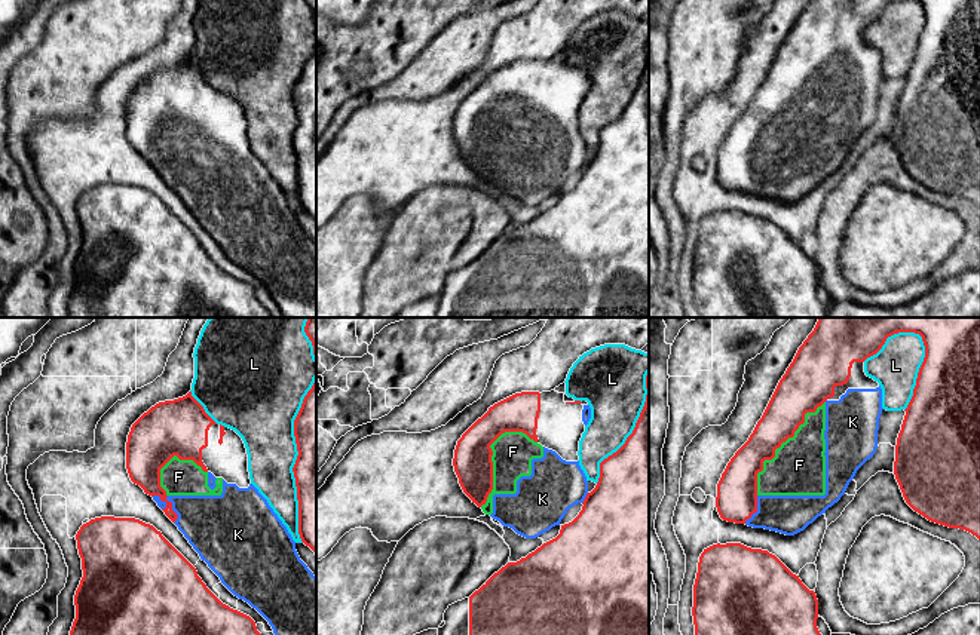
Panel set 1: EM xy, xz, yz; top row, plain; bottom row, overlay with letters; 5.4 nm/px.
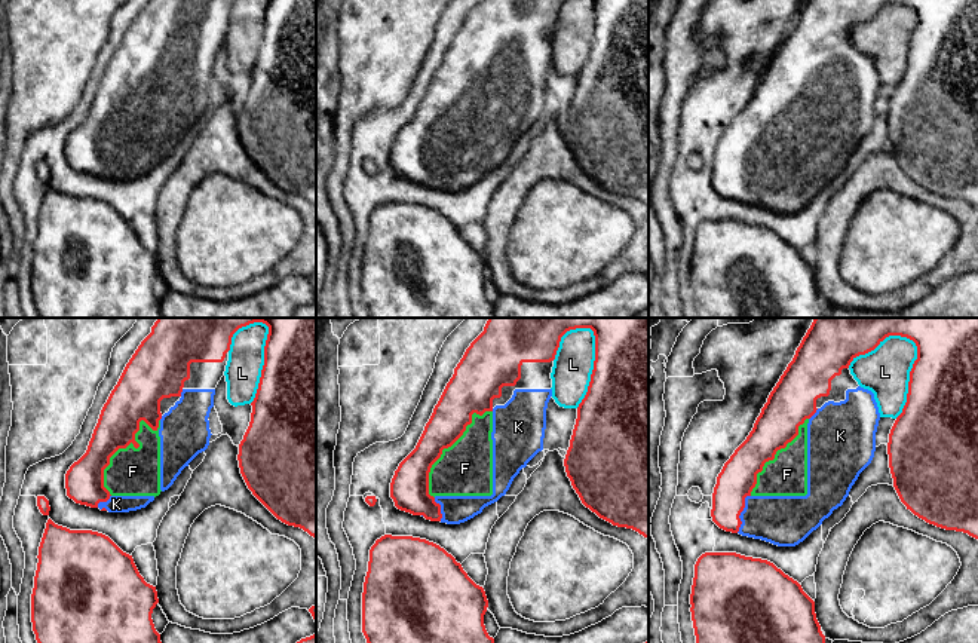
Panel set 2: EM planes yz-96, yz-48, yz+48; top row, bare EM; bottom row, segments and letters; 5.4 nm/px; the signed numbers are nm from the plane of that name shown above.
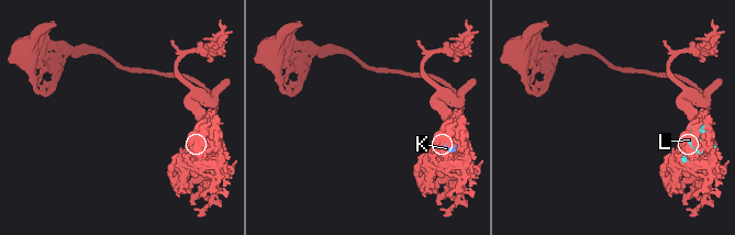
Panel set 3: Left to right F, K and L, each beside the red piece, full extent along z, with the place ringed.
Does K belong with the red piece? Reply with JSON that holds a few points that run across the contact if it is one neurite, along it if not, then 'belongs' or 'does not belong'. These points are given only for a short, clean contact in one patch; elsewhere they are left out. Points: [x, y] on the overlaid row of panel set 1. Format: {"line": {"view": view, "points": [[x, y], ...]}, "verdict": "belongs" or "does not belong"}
{"verdict": "belongs"}

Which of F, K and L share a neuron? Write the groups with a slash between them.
F K / L

